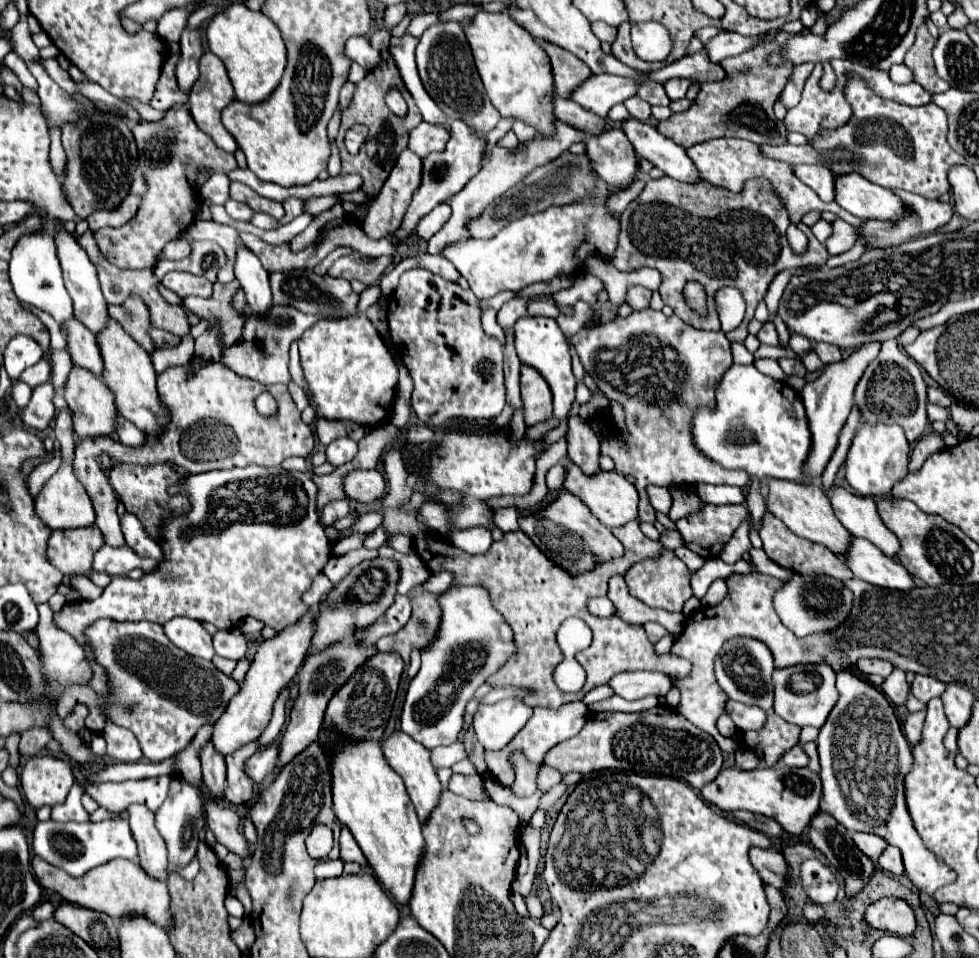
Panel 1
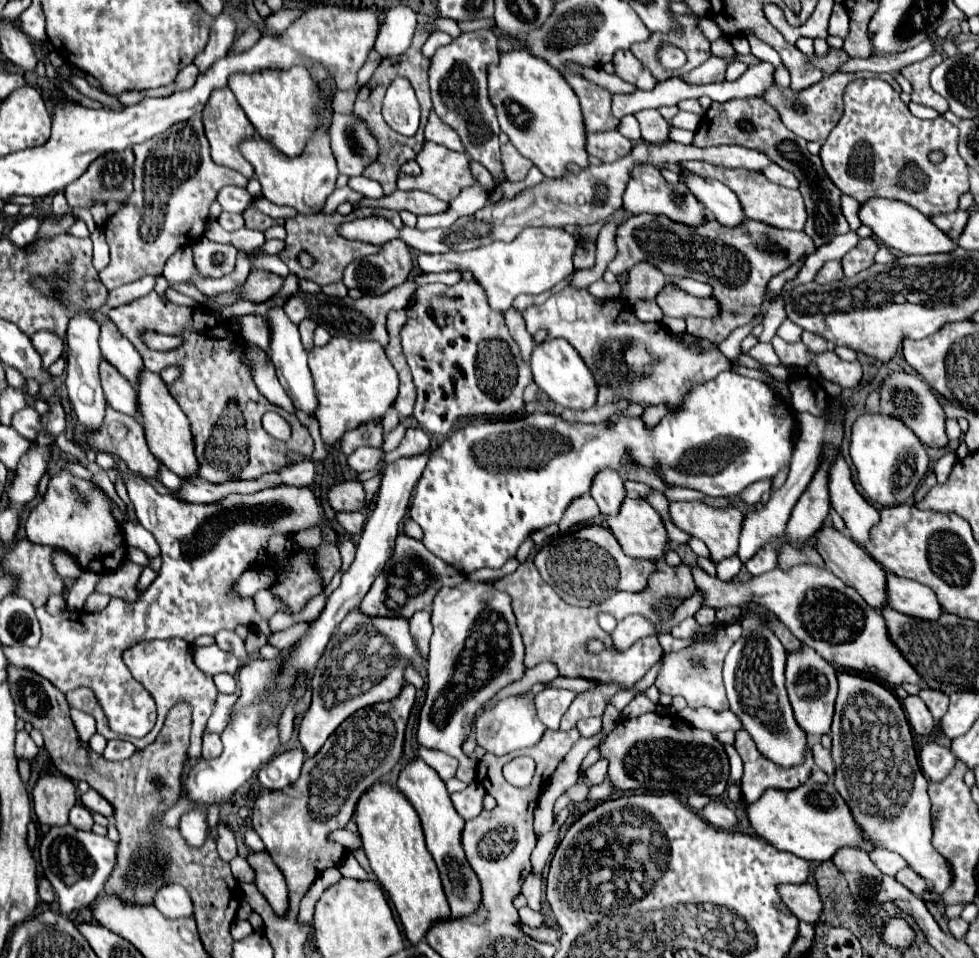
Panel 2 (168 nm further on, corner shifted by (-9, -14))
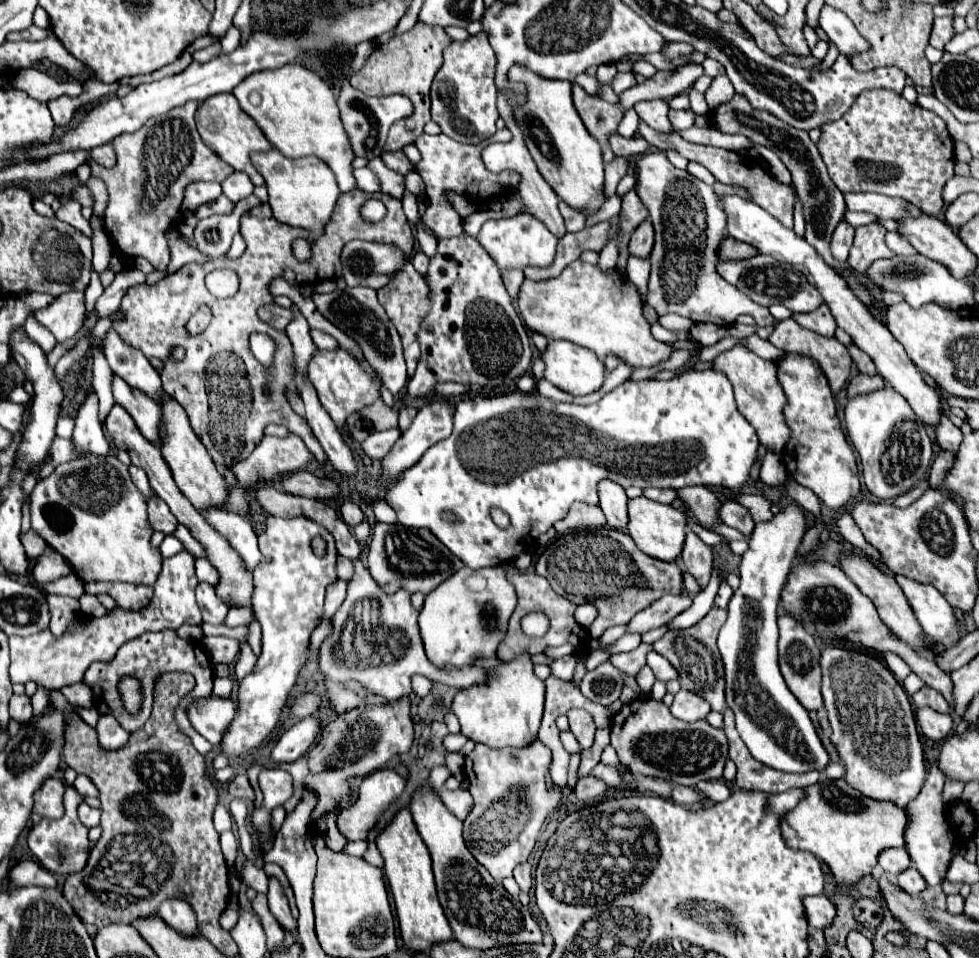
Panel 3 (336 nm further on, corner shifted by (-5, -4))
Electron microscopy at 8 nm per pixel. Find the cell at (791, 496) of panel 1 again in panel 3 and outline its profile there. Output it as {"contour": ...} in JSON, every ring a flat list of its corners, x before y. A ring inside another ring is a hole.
{"contour":[[847,552,849,556,843,556,843,560,841,560,841,570,859,586,859,590,863,590,863,594,867,594,871,600,873,600,873,604,875,604,875,608,877,608,877,614,879,614,879,618,881,618,881,622,901,640,901,642,905,642,907,646,911,646,913,650,927,650,929,646,927,646,927,638,925,638,925,634,923,634,923,630,919,628,919,622,917,622,917,618,915,618,915,614,913,614,913,610,911,610,911,606,909,606,909,602,907,602,907,598,903,596,903,590,899,588,899,584,895,582,895,576,893,574,889,574,889,572,881,572,871,560,867,560,865,556,851,556,851,552]]}

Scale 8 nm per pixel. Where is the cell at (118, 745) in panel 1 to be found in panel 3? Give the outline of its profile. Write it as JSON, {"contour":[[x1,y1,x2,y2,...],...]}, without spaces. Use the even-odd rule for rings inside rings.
{"contour":[[103,714,95,726,97,734,99,734,99,742,105,750,117,750,121,748,127,738,129,738,129,732,125,732,121,728,121,724,115,720,113,714]]}

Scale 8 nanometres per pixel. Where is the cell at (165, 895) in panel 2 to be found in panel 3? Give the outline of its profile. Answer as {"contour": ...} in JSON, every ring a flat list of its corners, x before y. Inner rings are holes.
{"contour":[[169,898,163,902,163,906,159,908,159,916,161,920,171,926,173,930,177,930,179,934,187,936,187,938,197,938,199,928,197,928,197,920,195,920,195,912,191,910,191,906,187,906,183,900,179,898]]}

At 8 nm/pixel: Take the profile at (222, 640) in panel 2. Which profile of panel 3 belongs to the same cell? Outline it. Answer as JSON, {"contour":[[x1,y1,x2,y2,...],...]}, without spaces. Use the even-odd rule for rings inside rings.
{"contour":[[199,582,195,594,197,594,197,604,201,608,203,620,209,622,209,624,223,624,229,608,223,606,223,602,219,602,213,586,205,584,205,582]]}

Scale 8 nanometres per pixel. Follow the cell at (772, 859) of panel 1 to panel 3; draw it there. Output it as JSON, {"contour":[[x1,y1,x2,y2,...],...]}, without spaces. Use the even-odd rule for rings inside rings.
{"contour":[[825,894,807,896,807,898,803,898,803,904,805,904,805,910,807,910,807,920,809,920,811,928,825,930,827,926,831,926,837,910]]}

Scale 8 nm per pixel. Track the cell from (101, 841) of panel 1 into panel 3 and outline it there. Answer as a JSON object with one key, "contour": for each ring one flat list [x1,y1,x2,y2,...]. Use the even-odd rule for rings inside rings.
{"contour":[[69,786,65,790,65,816,61,820,43,818,27,834,27,844,31,854,37,858,37,862,43,868,55,874,75,874,75,870,83,868,83,862,87,862,87,854,89,854,89,840,87,840,89,830,81,824,77,816,77,806,81,800,73,800,73,798,83,798,83,796,79,796,79,792,73,786]]}

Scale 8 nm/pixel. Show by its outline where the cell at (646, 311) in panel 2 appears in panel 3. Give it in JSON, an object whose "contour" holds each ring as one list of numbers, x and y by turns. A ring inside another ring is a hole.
{"contour":[[629,254,627,258,627,276,631,278,631,282,635,282,639,286,641,296,645,298,645,288,647,288,647,274,649,274,649,260,647,258,637,258,633,254]]}

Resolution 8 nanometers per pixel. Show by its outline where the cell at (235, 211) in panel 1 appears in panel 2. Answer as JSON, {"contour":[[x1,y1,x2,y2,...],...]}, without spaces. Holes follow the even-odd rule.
{"contour":[[221,212,221,216,219,216,217,220,219,220,219,224,221,224,225,230,239,230,239,228,245,226,241,214,227,214,227,212]]}

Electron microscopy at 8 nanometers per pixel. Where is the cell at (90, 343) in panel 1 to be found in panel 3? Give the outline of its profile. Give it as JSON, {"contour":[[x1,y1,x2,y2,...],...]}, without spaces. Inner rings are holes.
{"contour":[[119,376,113,378,113,396,115,396,115,402,121,404,131,414,141,434,149,442,159,444,161,424,163,424,161,406,155,406,151,398,143,398,139,390,129,390,129,386,123,386,123,382,119,382]]}

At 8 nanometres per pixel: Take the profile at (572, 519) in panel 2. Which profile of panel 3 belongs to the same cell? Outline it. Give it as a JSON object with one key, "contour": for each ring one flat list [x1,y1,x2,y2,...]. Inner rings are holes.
{"contour":[[575,502,569,510,569,516,555,524,555,530,559,534,567,534,572,530,590,530,603,528,603,526,607,526,607,522,599,506,587,506,583,502]]}

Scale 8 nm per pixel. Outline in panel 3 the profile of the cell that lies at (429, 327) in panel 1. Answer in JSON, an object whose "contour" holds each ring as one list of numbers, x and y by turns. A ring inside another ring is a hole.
{"contour":[[463,232,461,236,439,240,427,284,431,290,431,312,417,336,421,360,407,384,413,398,431,398,433,386,447,380,497,388,509,378,517,380,531,368,531,338,513,308,497,264,475,236]]}

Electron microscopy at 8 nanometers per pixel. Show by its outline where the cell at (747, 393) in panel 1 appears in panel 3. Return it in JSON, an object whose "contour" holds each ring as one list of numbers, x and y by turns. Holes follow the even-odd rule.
{"contour":[[703,370,703,372,685,372,675,376,669,382,661,382,661,380,627,380,621,386,617,386,615,390,611,390,609,394,605,394,597,404,587,404,587,406,579,406,573,402,555,402,551,398,545,398,537,392,507,392,507,394,491,394,491,396,475,396,475,398,465,398,457,404,455,408,455,428,453,434,447,440,437,442,435,446,431,446,423,458,419,458,419,462,411,468,407,468,405,472,401,472,401,476,397,480,391,480,385,488,385,502,395,510,397,514,397,522,403,526,413,526,413,528,431,528,431,532,469,568,487,568,487,566,499,566,503,562,511,562,513,558,517,558,521,554,523,546,529,546,531,542,535,542,541,534,545,534,557,520,563,520,571,508,571,504,575,500,585,502,585,504,599,504,599,496,597,496,597,484,601,480,611,480,611,482,619,482,619,486,629,488,629,486,637,486,637,488,685,488,685,486,727,486,727,488,741,488,747,480,749,480,749,470,755,462,755,454,759,448,759,438,755,434,755,428,739,414,737,406,735,406,735,398,733,398,733,390,731,390,731,382,727,382,725,374,717,374,715,370],[497,506,503,512,509,514,511,518,511,526,507,530,501,530,493,524,489,510],[441,510,451,510,459,522,445,522,441,520]]}

